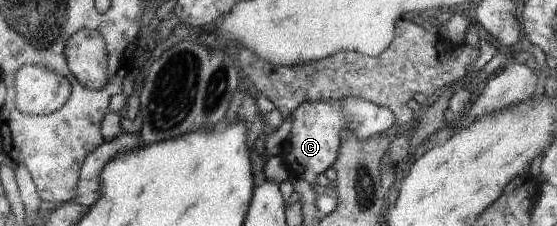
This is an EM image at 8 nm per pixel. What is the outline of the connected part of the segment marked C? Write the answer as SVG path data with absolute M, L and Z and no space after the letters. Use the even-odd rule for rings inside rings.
M348 98L339 102L306 102L293 116L293 128L283 143L284 162L291 174L299 175L312 187L317 184L316 177L331 168L337 160L342 135L351 130L359 138L369 138L383 134L395 125L394 116L387 107L375 106L373 103Z

